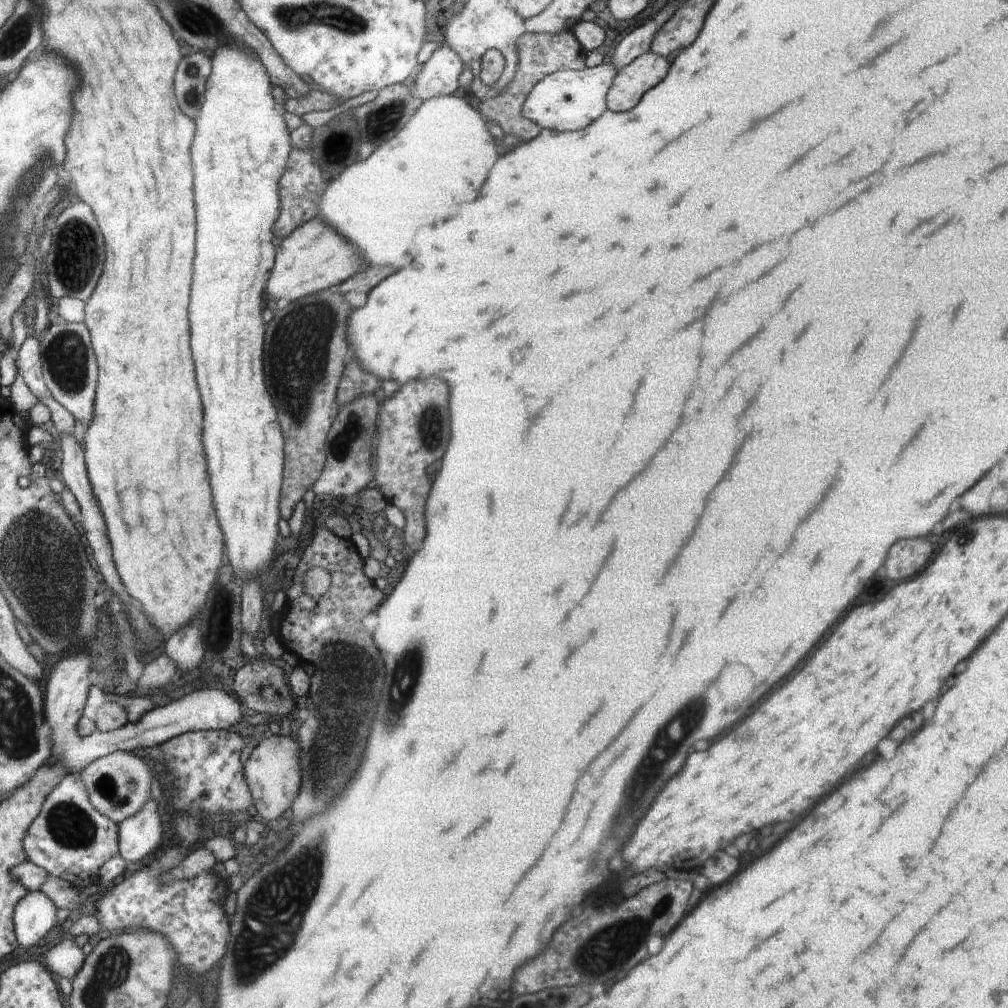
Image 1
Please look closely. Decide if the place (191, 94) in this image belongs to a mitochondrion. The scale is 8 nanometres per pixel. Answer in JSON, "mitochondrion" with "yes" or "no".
{"mitochondrion":"yes"}

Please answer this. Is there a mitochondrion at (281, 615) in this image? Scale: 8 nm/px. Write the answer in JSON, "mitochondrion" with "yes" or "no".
{"mitochondrion":"no"}

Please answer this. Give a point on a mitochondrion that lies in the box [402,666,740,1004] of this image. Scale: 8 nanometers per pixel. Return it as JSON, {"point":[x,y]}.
{"point":[609,946]}

